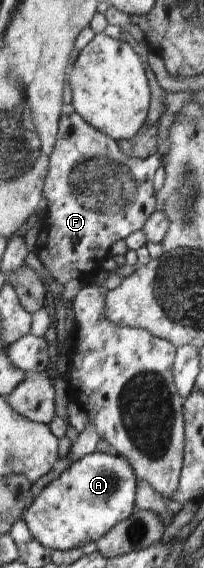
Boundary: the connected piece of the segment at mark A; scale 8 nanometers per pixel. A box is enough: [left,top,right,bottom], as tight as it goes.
[25,452,137,551]

